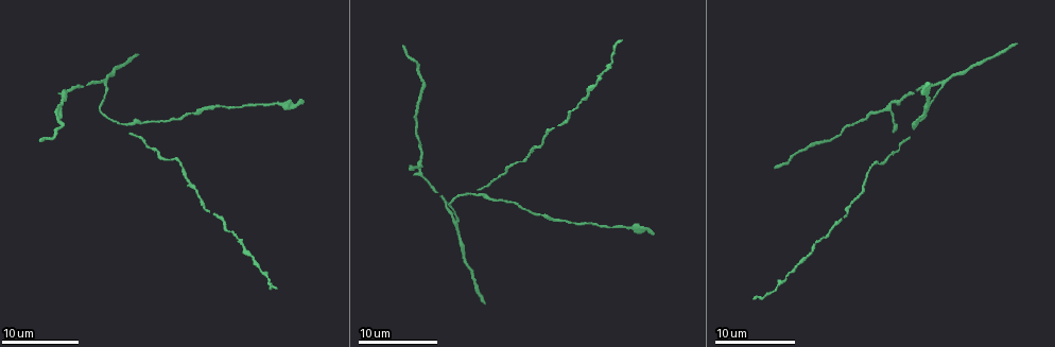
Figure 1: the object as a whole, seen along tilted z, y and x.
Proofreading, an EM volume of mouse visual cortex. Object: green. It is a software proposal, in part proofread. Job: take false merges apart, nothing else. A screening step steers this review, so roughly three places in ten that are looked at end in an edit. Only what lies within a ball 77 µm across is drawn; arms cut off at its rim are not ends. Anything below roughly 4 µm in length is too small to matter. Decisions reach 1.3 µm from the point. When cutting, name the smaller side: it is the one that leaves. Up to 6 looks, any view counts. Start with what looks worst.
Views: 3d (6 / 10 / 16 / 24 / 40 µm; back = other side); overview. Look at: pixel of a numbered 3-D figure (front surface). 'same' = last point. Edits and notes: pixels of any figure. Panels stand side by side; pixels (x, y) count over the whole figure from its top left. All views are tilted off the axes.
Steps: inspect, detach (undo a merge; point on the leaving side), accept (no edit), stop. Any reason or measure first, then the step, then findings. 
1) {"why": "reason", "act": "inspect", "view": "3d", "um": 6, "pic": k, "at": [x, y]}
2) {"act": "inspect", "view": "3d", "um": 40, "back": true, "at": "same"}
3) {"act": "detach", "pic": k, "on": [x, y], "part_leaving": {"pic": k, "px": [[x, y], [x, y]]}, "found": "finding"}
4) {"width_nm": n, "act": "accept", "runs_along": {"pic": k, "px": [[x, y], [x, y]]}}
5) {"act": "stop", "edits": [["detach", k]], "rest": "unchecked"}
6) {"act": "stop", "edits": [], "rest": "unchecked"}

{"why": "branch point", "act": "inspect", "view": "3d", "um": 10, "pic": 1, "at": [125, 125]}

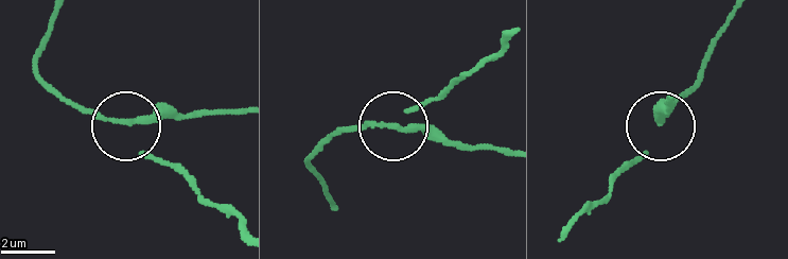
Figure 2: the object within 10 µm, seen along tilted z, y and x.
{"act": "detach", "pic": 2, "on": [143, 119], "part_leaving": {"pic": 2, "px": [[103, 121], [240, 108]]}, "found": "two cells meet here"}

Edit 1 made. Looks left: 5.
{"why": "calibre changes", "act": "inspect", "view": "3d", "um": 16, "pic": 1, "at": [595, 83]}

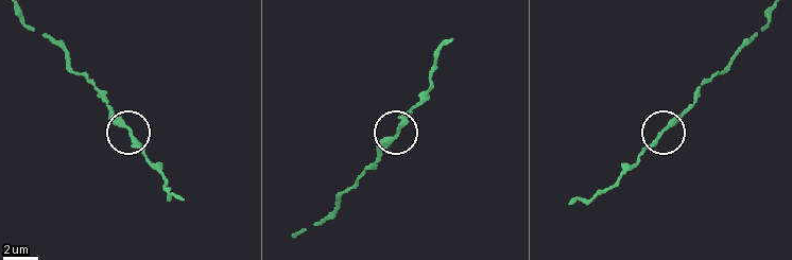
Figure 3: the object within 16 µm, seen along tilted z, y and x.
{"act": "detach", "pic": 3, "on": [147, 159], "part_leaving": {"pic": 3, "px": [[654, 143], [613, 186], [590, 198], [569, 201]]}, "found": "a second cell is stuck on"}

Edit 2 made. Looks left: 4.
{"act": "inspect", "view": "overview"}

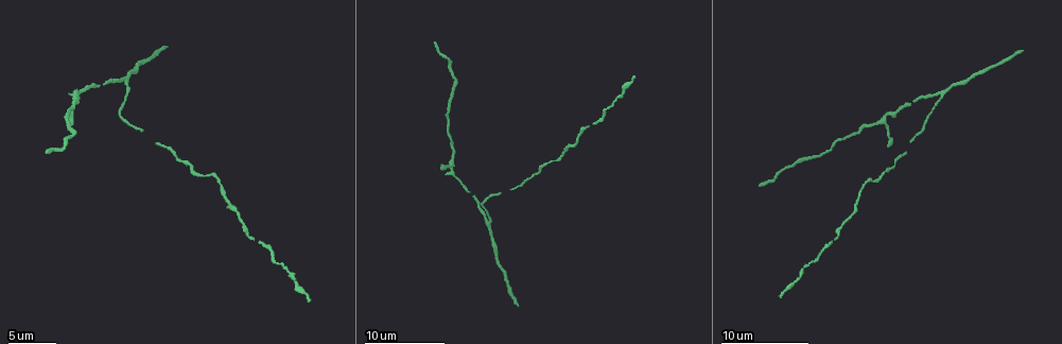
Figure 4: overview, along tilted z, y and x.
{"why": "side arm on a straight run", "act": "inspect", "view": "3d", "um": 10, "pic": 4, "at": [128, 82]}

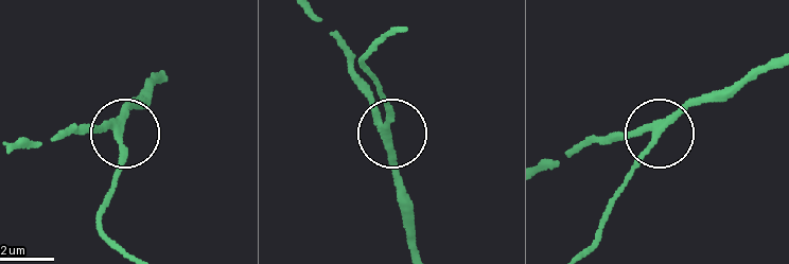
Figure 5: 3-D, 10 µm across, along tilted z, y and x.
{"width_nm": 250, "act": "accept", "runs_along": {"pic": 5, "px": [[585, 247], [641, 152], [713, 91]]}, "found": "one cell here"}

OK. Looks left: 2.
{"act": "stop", "edits": [["detach", 2], ["detach", 3]], "rest": "unchecked"}

